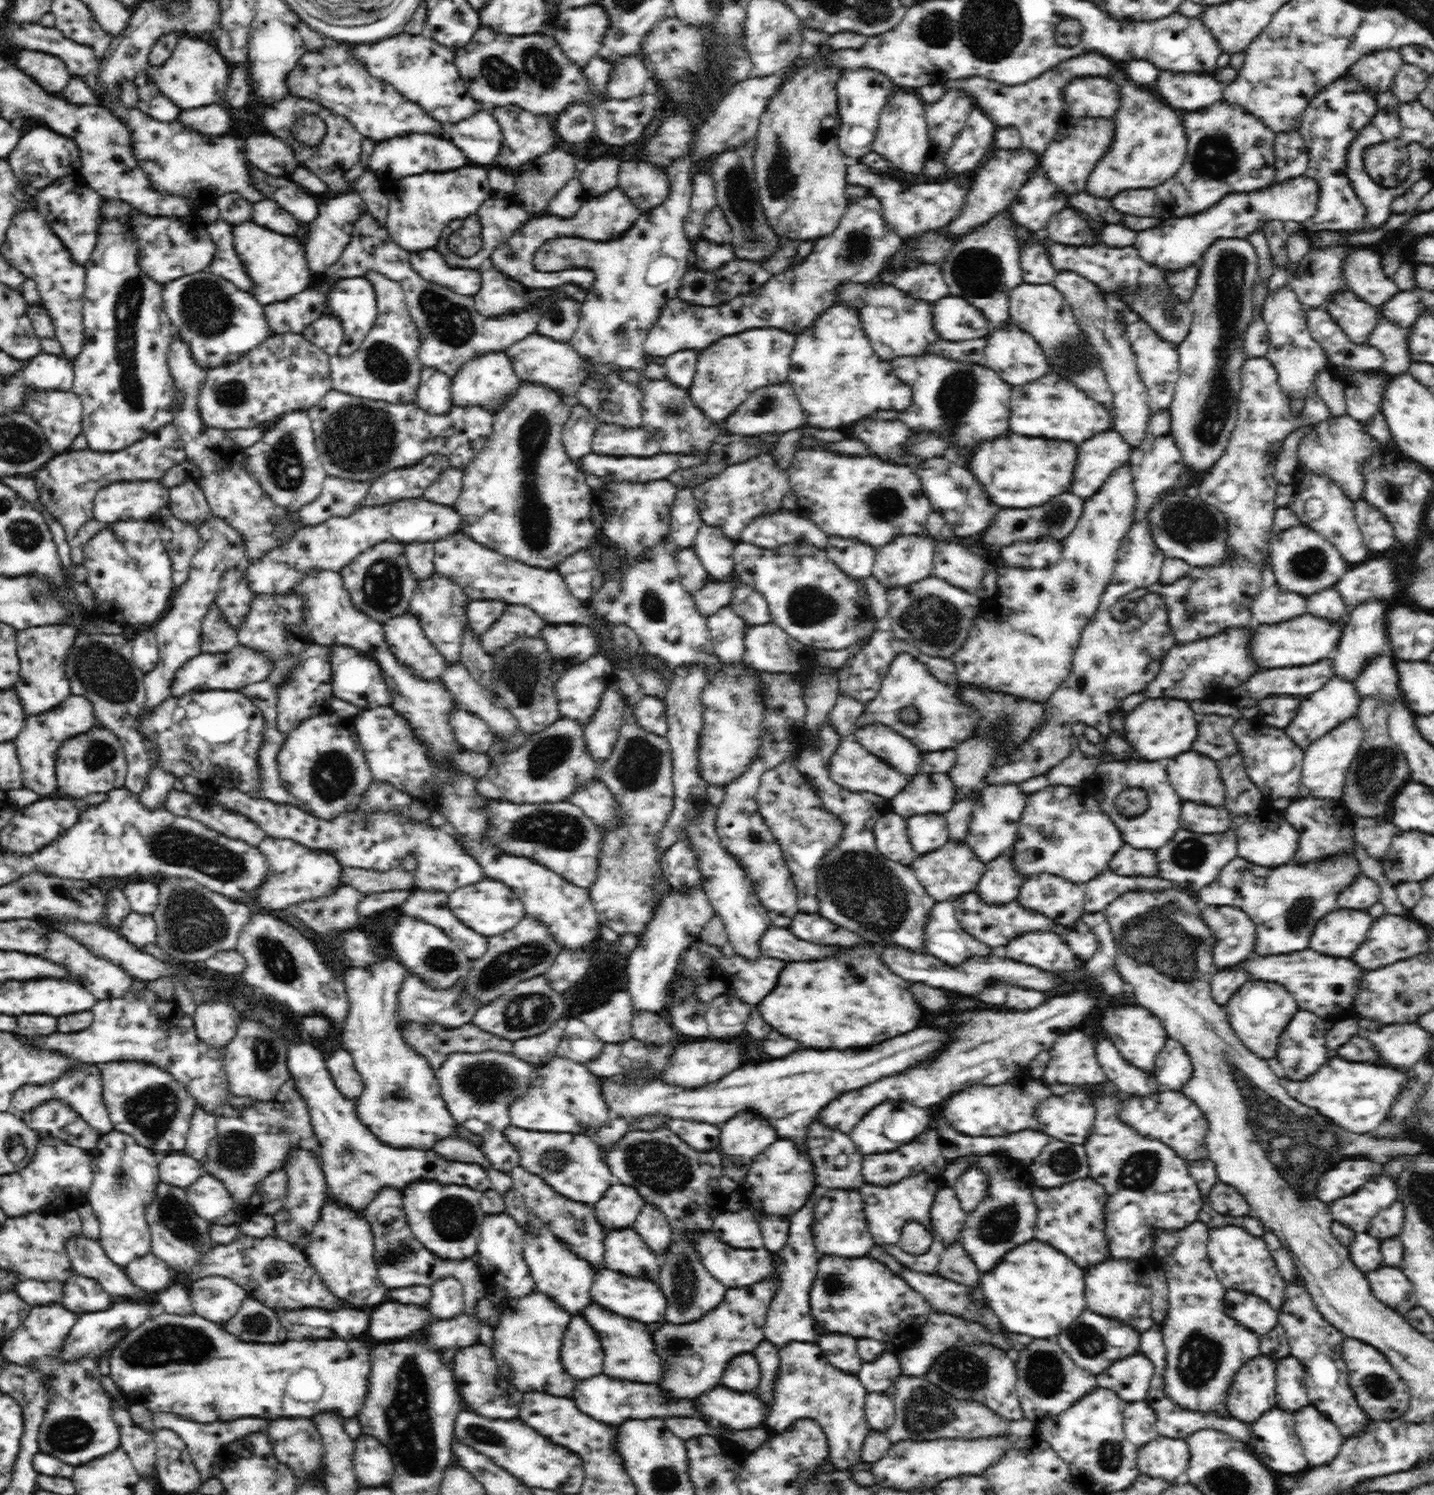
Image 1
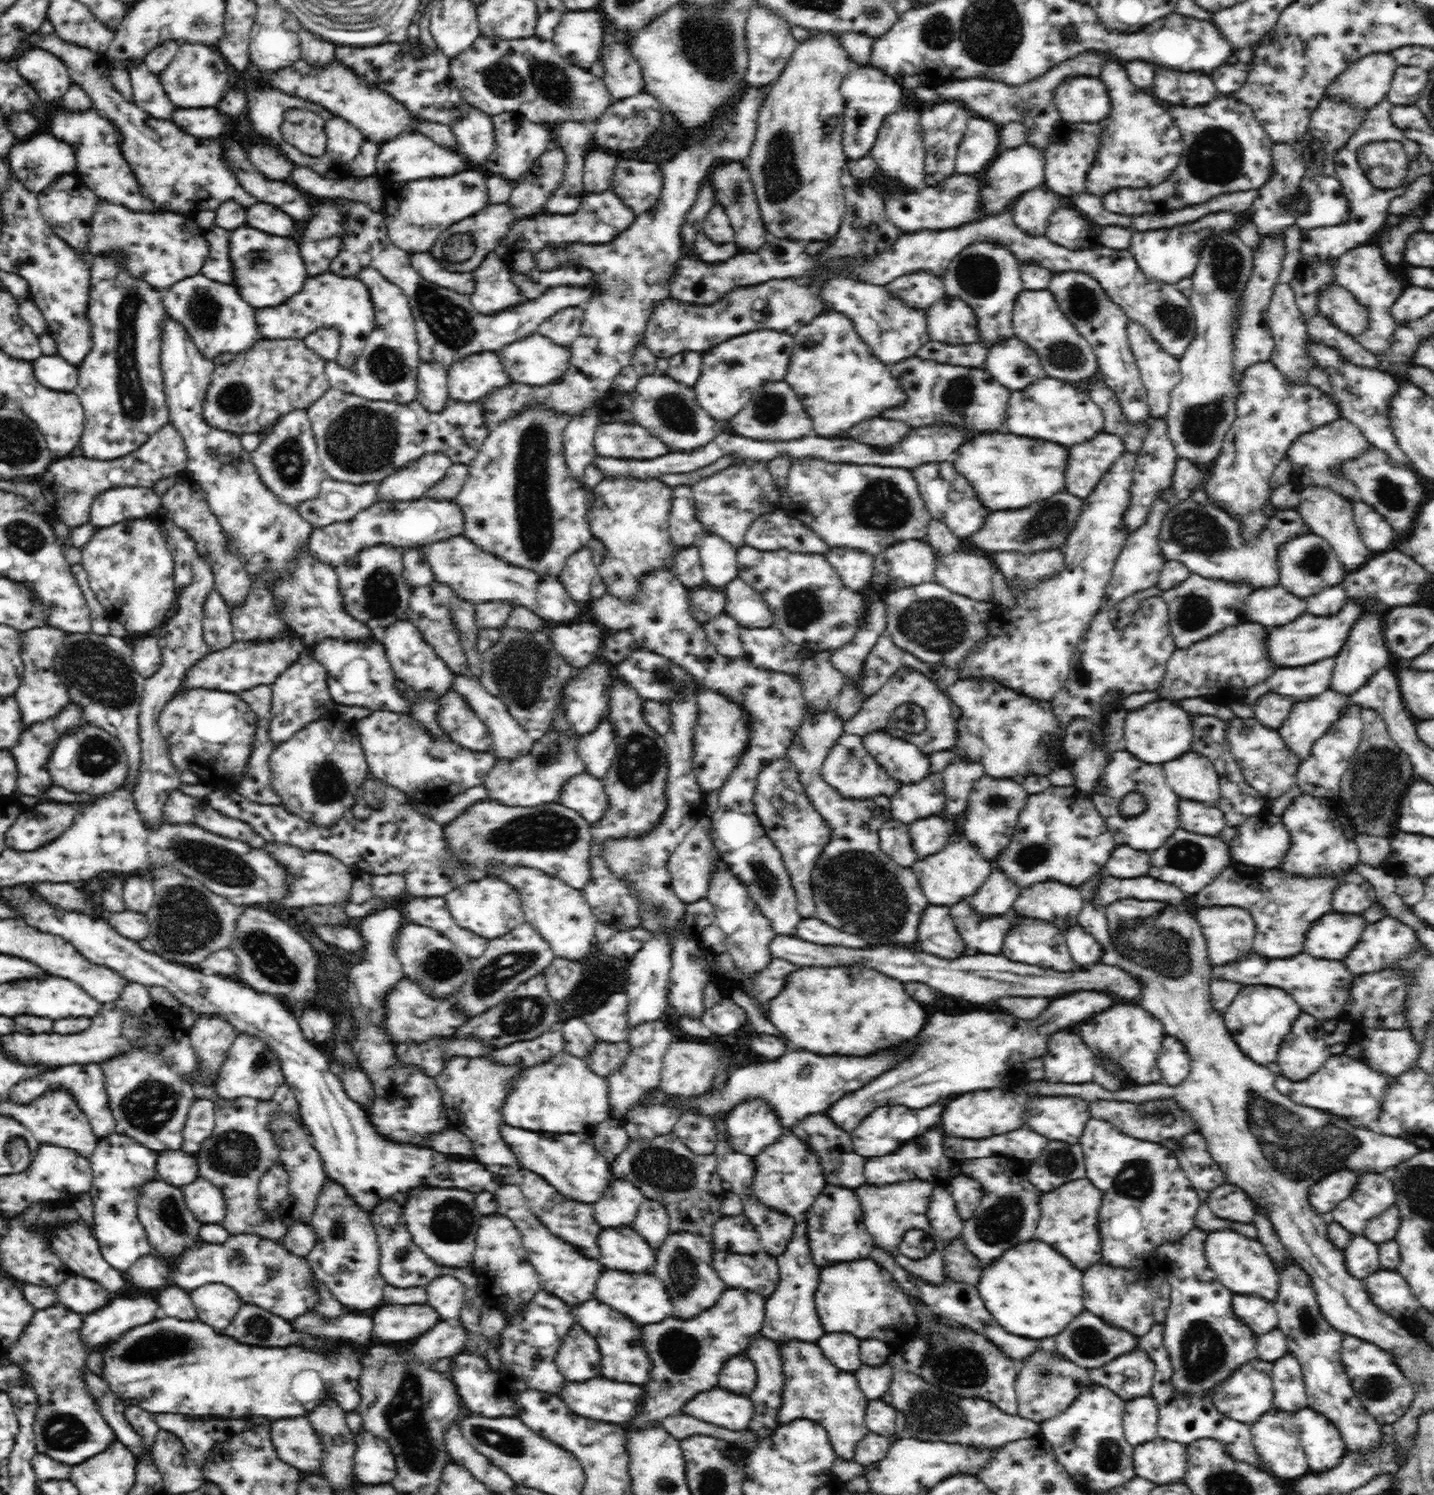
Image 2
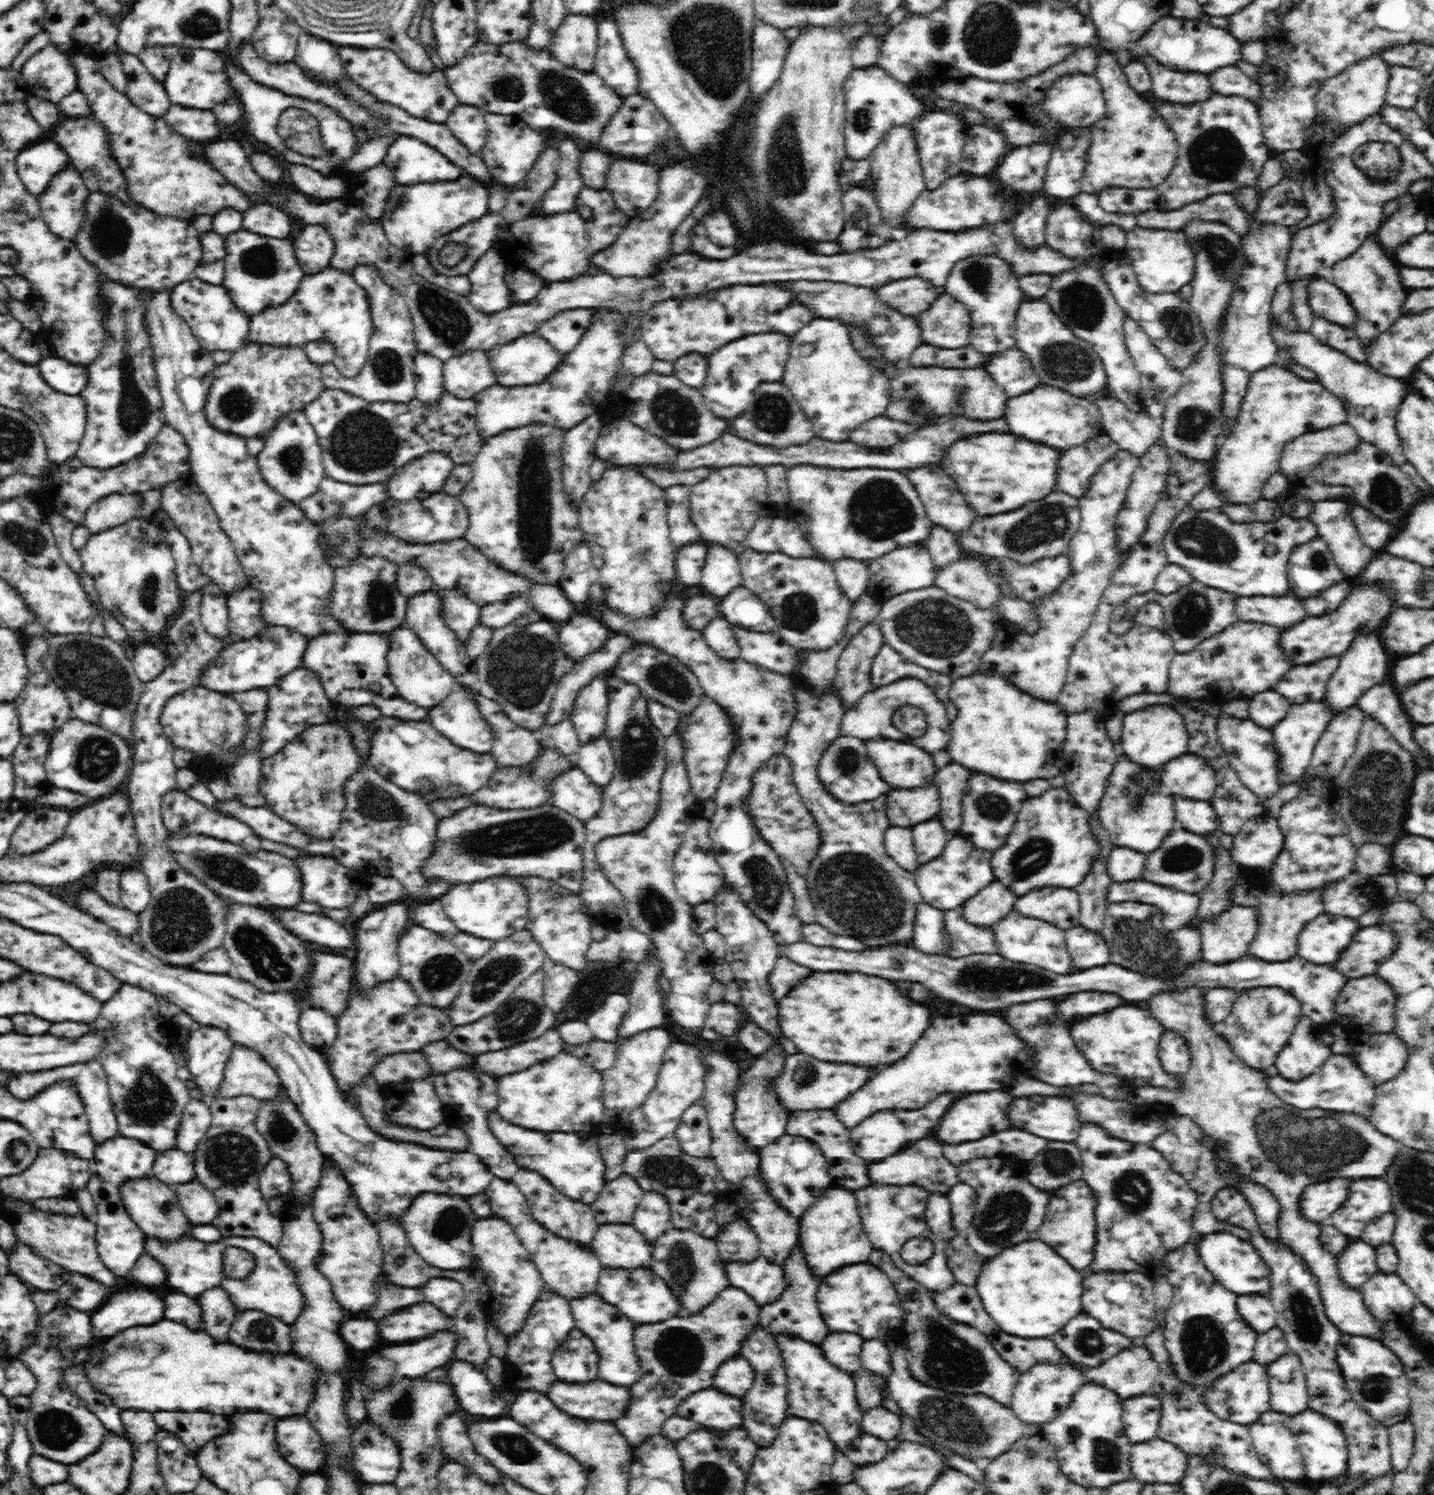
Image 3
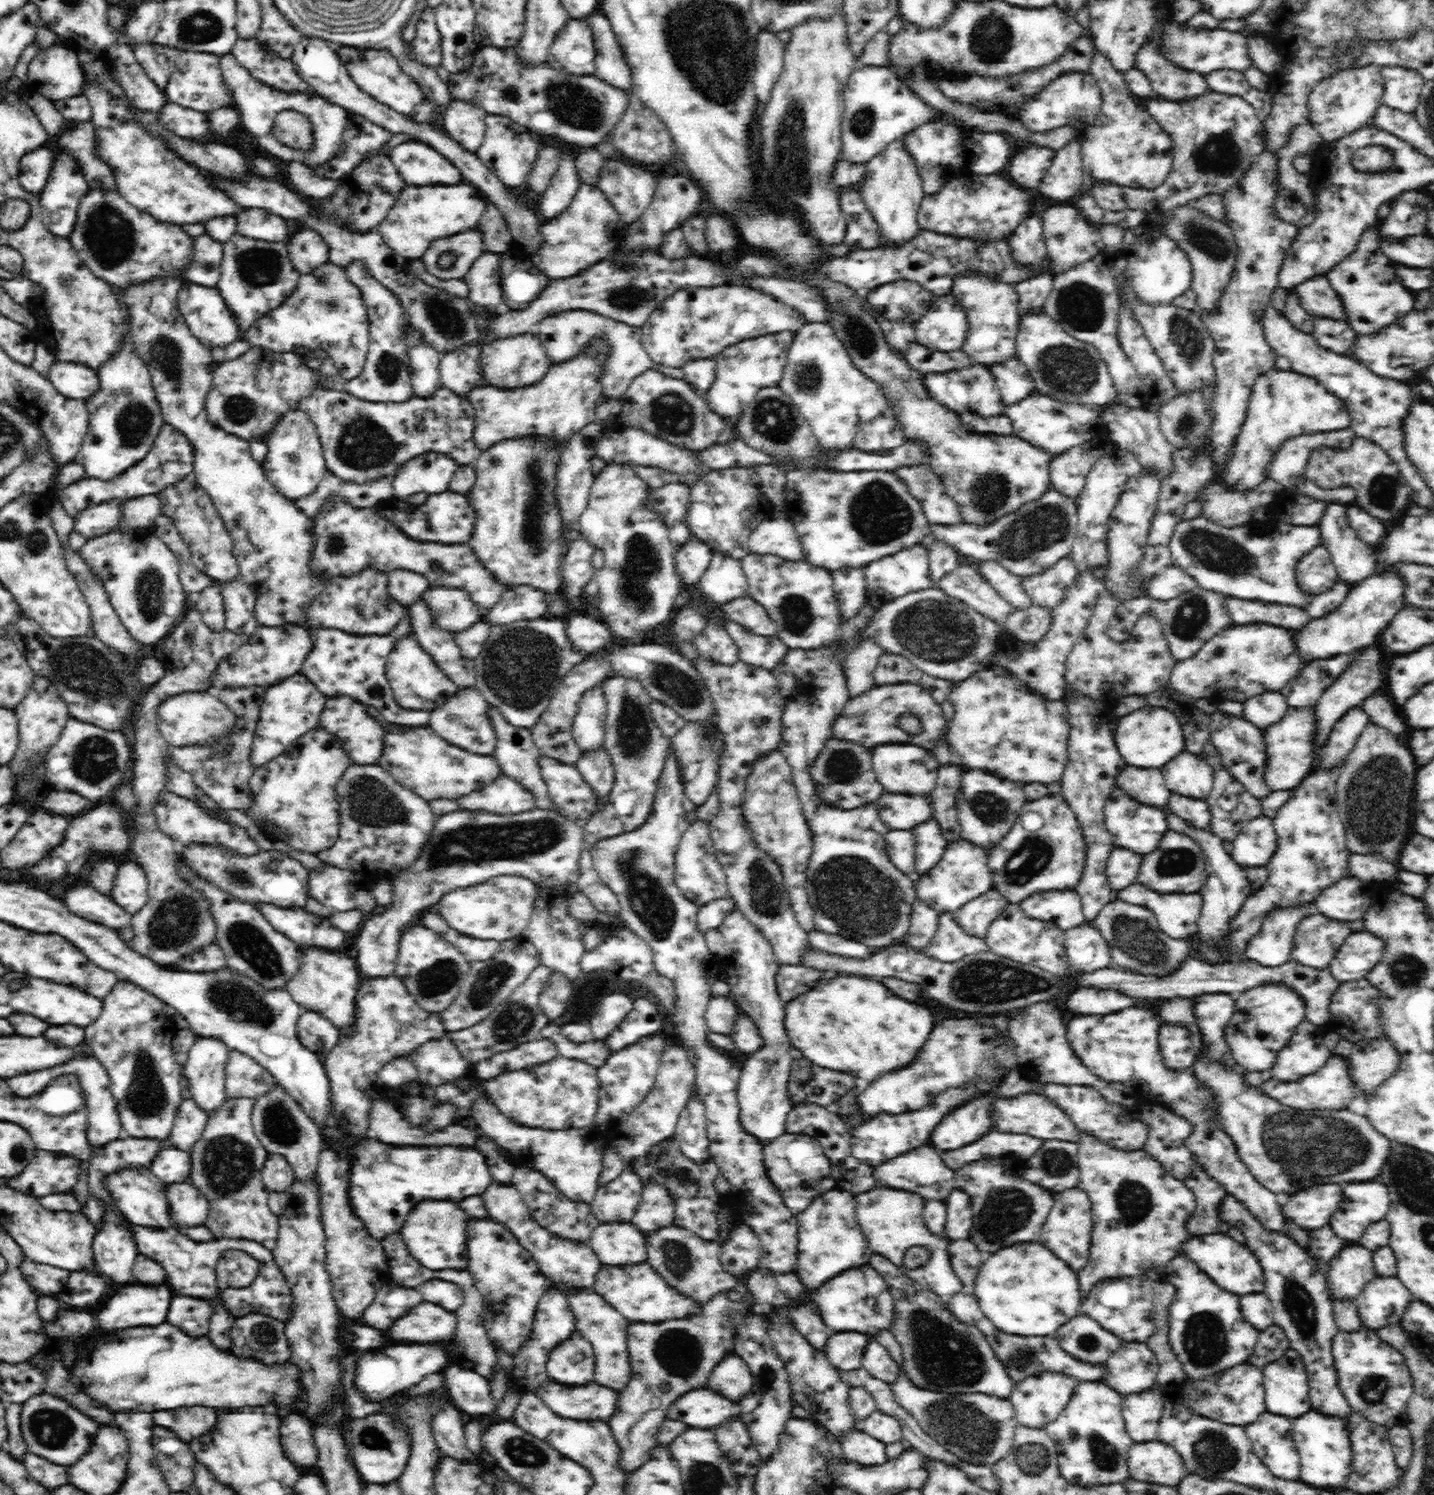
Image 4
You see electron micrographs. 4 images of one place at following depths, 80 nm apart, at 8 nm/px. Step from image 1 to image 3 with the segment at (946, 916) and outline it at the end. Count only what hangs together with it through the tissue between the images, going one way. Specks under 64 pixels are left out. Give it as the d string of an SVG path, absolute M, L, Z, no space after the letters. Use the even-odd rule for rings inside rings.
M926 903L916 910L912 938L907 944L920 952L935 955L948 949L948 940L944 934L944 914Z

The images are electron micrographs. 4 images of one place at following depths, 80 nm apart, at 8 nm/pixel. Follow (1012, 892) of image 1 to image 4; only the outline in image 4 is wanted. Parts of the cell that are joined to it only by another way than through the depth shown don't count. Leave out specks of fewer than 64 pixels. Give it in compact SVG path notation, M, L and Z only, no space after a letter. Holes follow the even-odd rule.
M990 889L975 899L953 913L954 922L960 925L964 933L976 939L984 939L988 926L999 918L1009 903L996 889Z

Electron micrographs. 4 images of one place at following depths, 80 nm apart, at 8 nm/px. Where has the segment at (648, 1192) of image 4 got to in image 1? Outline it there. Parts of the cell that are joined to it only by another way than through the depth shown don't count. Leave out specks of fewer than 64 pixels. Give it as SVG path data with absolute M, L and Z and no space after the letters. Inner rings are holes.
M645 1202L632 1228L657 1255L666 1253L674 1234L664 1212L656 1205Z

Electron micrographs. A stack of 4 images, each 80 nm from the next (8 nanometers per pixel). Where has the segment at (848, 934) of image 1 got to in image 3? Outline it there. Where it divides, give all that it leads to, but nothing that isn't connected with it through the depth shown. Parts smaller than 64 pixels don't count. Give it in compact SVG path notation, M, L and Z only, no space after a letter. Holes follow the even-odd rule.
M816 922L803 925L802 932L804 940L814 946L842 949L848 952L860 952L868 948L860 940L852 936L831 933L828 929L818 925Z

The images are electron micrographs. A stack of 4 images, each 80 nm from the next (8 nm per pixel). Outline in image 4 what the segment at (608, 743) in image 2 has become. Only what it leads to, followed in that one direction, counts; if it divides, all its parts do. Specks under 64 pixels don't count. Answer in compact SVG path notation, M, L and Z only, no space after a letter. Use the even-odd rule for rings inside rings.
M592 750L575 762L584 781L596 793L596 813L607 805L607 796L612 792L615 779L614 765L608 754L602 750Z

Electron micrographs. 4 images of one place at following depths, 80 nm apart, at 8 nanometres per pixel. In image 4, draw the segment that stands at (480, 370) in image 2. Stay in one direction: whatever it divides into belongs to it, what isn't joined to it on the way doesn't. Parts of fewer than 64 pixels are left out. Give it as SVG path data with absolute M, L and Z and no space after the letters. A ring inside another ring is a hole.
M480 341L468 342L452 352L442 353L439 363L441 387L460 396L483 387L484 380L480 374L481 348Z

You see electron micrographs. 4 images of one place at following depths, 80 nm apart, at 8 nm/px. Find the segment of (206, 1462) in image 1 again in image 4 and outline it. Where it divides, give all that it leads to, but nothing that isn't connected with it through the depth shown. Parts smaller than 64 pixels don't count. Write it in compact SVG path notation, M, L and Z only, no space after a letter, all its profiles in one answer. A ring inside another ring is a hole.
M184 1406L174 1410L158 1410L152 1413L156 1425L173 1430L186 1443L196 1436L208 1434L216 1424L214 1410Z

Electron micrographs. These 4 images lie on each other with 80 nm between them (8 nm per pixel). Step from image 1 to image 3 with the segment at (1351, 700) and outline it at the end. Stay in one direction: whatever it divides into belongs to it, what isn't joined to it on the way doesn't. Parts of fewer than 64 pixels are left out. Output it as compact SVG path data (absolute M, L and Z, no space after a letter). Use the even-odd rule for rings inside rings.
M1320 700L1289 705L1284 718L1276 726L1272 726L1275 749L1278 751L1279 758L1282 759L1283 785L1298 784L1305 776L1305 770L1312 760L1314 747L1332 719L1326 703Z

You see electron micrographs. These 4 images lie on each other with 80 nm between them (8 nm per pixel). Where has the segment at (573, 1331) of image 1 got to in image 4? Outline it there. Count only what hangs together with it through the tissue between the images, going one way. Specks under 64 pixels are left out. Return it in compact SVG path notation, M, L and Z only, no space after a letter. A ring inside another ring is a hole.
M574 1332L568 1340L552 1350L546 1364L550 1381L572 1386L585 1386L593 1382L595 1355L588 1340Z

